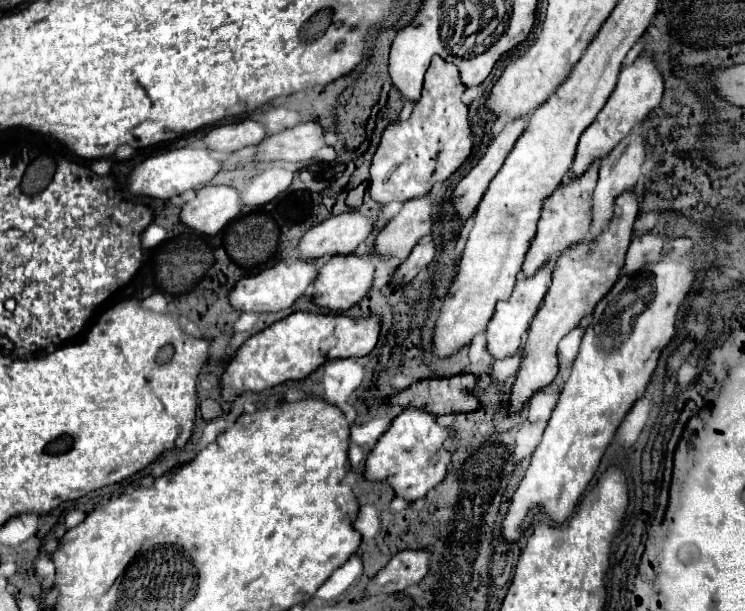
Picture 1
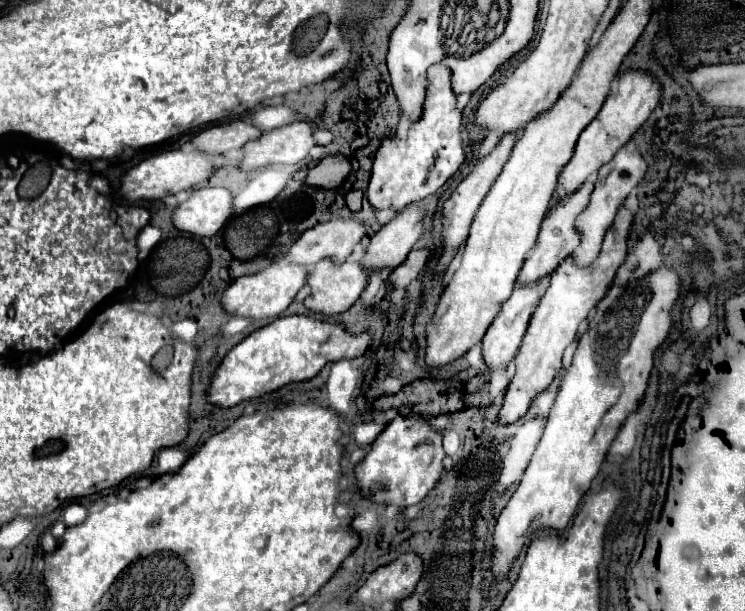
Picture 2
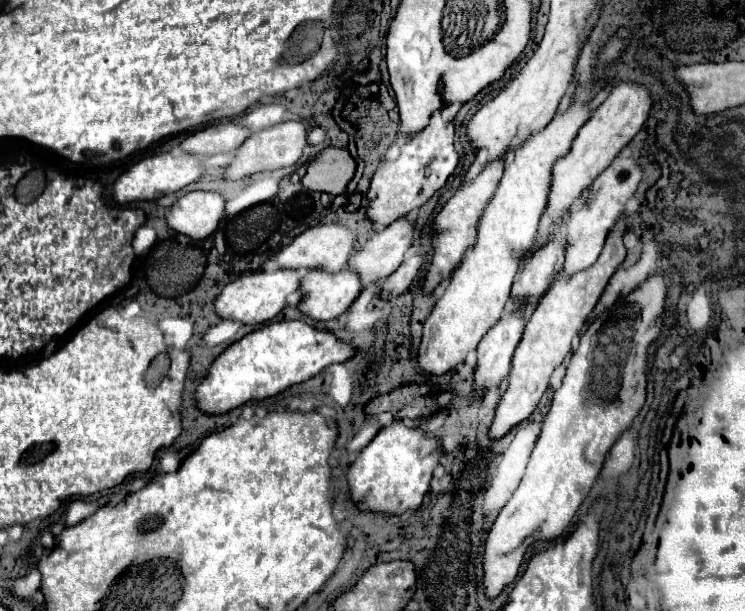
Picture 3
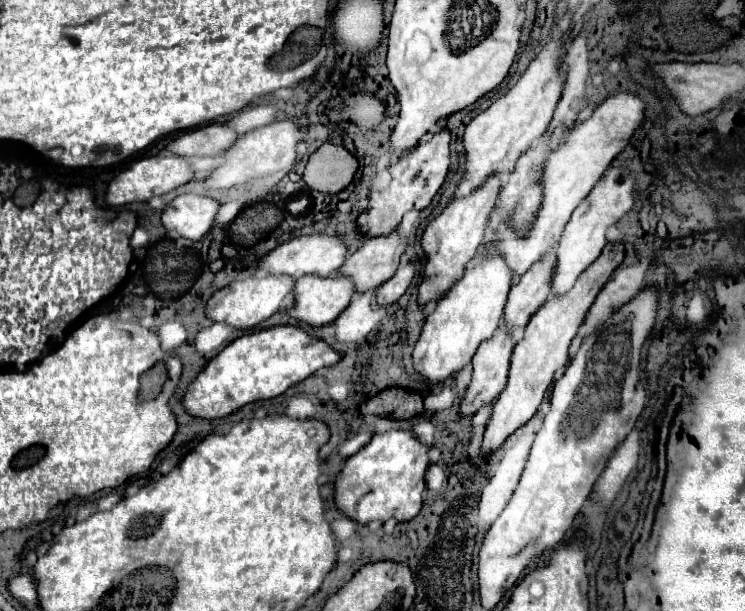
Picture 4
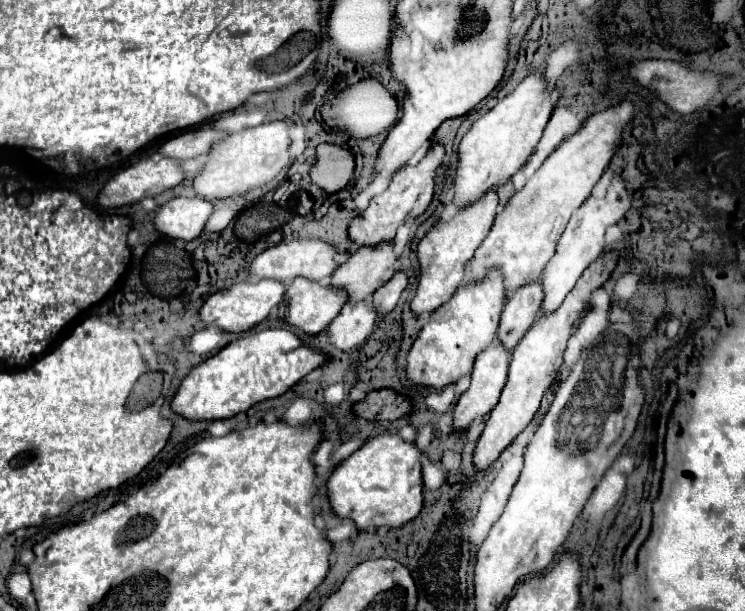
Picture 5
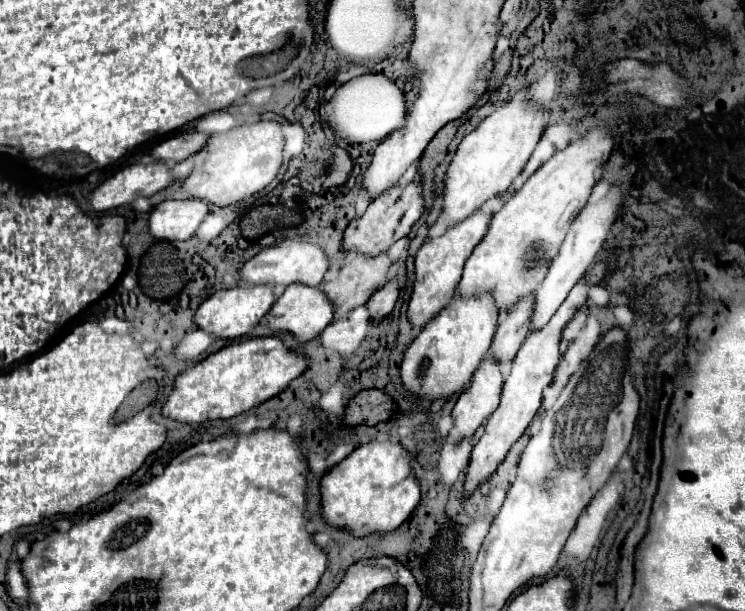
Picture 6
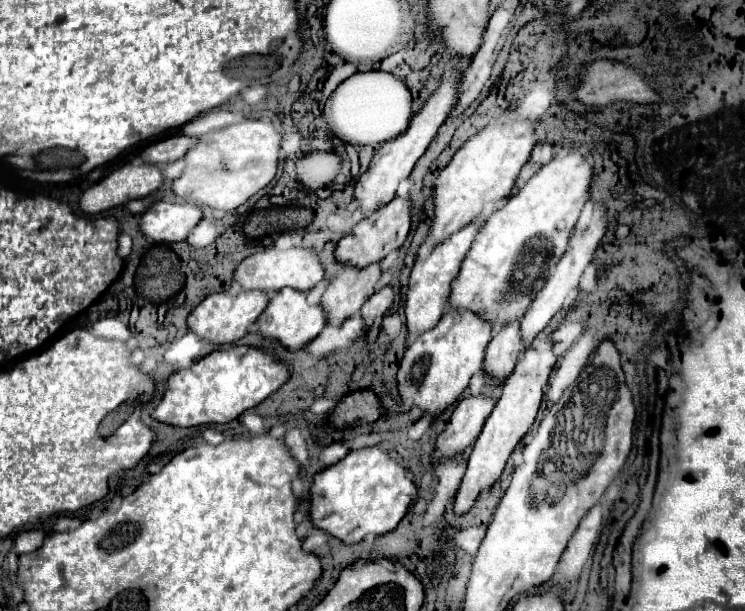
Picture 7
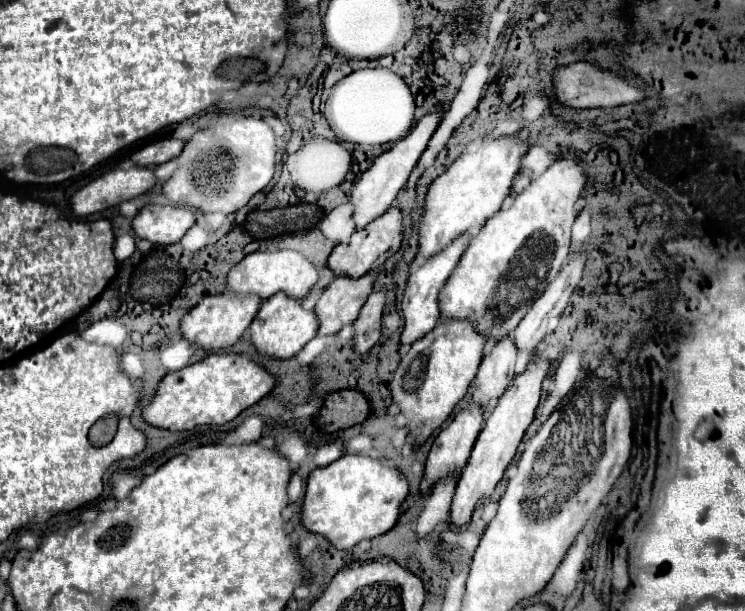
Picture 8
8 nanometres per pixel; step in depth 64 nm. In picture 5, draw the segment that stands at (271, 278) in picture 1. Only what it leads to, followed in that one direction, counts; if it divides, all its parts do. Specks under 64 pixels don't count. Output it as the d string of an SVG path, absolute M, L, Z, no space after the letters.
M260 280L260 282L238 282L226 290L214 292L200 308L200 320L206 326L214 326L222 332L246 332L260 324L268 314L282 302L286 284L278 280Z

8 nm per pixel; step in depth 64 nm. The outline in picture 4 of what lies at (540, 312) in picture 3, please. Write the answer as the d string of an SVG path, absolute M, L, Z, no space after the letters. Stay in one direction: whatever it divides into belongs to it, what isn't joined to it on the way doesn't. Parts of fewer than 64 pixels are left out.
M620 242L612 244L610 248L604 248L604 252L594 260L594 264L580 274L580 278L576 280L576 284L570 292L566 292L562 298L554 298L554 300L546 302L532 316L532 320L528 322L528 326L524 330L524 338L516 344L516 348L512 352L508 386L502 390L502 394L498 396L498 400L492 408L492 418L486 426L484 440L482 440L482 454L496 452L514 430L524 426L534 416L534 412L538 410L538 406L544 398L544 392L552 384L554 372L566 364L570 340L576 336L588 308L592 306L600 288L608 282L610 274L620 266L622 260L624 260L624 246Z

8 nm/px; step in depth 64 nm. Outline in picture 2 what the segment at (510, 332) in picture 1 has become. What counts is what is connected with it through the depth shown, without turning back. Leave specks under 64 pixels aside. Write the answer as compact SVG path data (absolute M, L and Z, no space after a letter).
M518 286L518 288L514 288L510 300L506 300L502 304L502 310L500 310L498 318L490 324L486 336L482 338L482 358L484 358L484 364L486 364L488 372L504 370L512 362L512 358L516 356L516 352L520 348L522 336L526 334L530 316L536 310L544 292L546 292L546 286Z

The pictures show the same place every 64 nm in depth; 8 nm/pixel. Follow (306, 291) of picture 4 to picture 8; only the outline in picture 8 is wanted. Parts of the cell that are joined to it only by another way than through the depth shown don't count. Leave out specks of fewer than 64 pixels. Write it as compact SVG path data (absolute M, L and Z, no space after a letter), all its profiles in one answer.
M274 294L268 300L264 300L258 314L256 314L256 318L250 324L250 344L258 352L262 352L270 358L276 358L276 360L292 358L316 334L318 334L316 314L312 310L304 310L302 300L290 298L286 294Z

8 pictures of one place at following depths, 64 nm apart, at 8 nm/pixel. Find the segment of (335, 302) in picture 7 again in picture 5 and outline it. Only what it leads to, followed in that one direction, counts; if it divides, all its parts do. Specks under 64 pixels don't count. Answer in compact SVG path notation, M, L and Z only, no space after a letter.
M392 242L376 248L362 246L340 268L336 268L330 276L330 284L338 282L340 288L348 288L350 300L364 300L394 276L396 260Z

